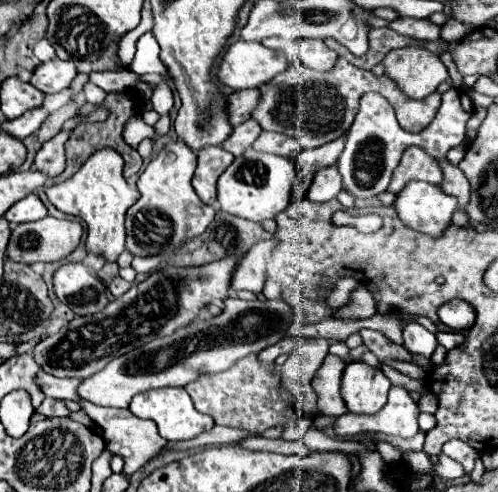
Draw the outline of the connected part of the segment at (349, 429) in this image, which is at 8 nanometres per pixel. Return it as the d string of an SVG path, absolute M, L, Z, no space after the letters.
M393 385L387 405L377 415L353 415L345 413L337 417L333 429L339 437L353 437L361 433L385 433L397 437L413 437L419 431L417 425L419 407L411 399L405 387Z

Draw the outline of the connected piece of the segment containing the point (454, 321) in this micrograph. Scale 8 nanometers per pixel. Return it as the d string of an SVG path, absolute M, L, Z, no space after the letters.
M453 299L453 301L445 303L445 305L441 305L437 315L439 315L439 321L443 325L447 325L447 327L451 327L455 331L471 329L473 323L475 323L475 317L477 317L473 305L467 303L467 301L461 301L461 299Z

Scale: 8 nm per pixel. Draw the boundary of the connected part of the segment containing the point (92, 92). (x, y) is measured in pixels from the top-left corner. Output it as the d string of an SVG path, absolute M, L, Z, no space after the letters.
M87 83L85 89L83 89L83 93L85 93L87 103L91 103L91 105L95 105L95 107L101 107L103 101L105 101L105 95L107 95L103 89L99 89L99 87L93 85L93 83Z

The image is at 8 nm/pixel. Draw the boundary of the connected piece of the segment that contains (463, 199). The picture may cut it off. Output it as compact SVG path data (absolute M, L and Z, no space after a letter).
M439 159L439 165L443 169L443 183L441 189L453 197L459 199L459 207L465 209L465 205L469 203L469 181L465 179L465 175L459 171L457 165L451 165L447 159Z

